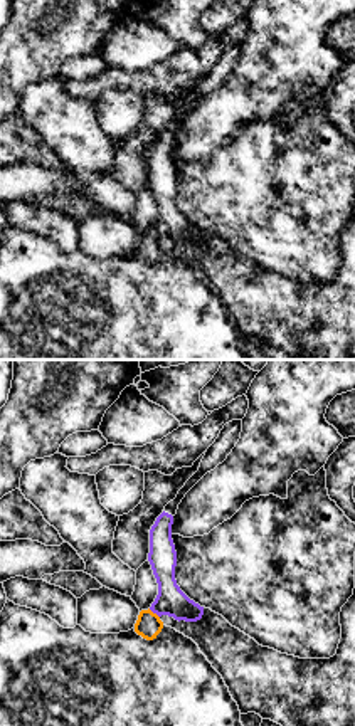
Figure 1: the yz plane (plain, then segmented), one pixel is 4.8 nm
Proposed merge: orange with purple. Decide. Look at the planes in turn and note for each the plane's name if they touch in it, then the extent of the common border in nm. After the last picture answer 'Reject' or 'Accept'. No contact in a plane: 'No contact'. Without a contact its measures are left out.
Touches orange in yz. Shared border 70 nm

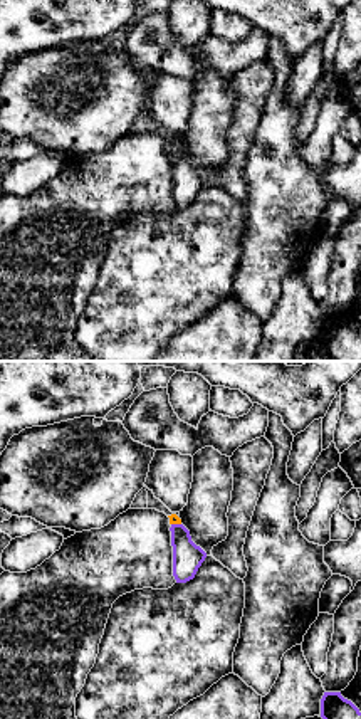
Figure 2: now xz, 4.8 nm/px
Touches orange in xz. Shared border 50 nm

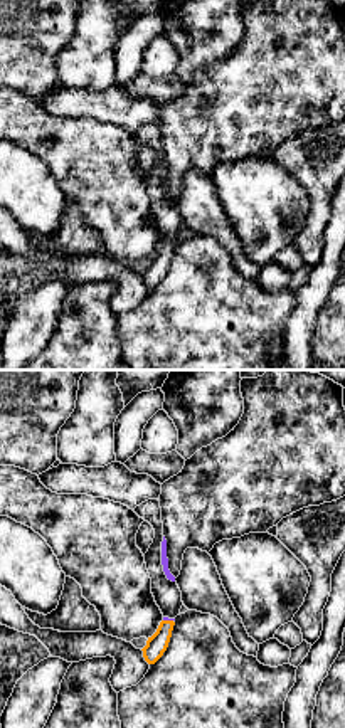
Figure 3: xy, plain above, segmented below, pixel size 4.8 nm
Touches orange in xy. Shared border 50 nm

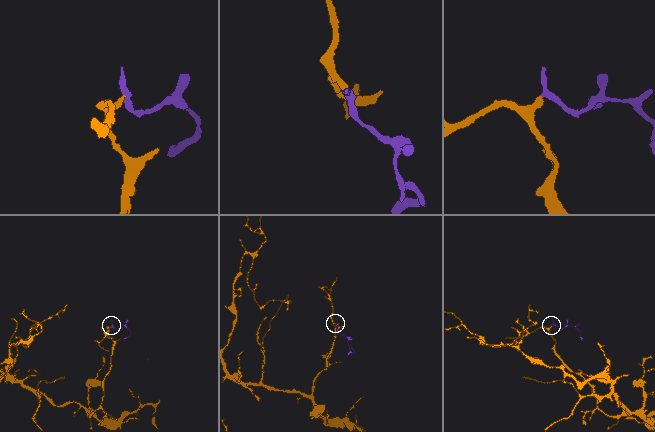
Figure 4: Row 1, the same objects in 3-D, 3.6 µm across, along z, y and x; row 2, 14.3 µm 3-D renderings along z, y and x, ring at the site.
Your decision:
Accept

